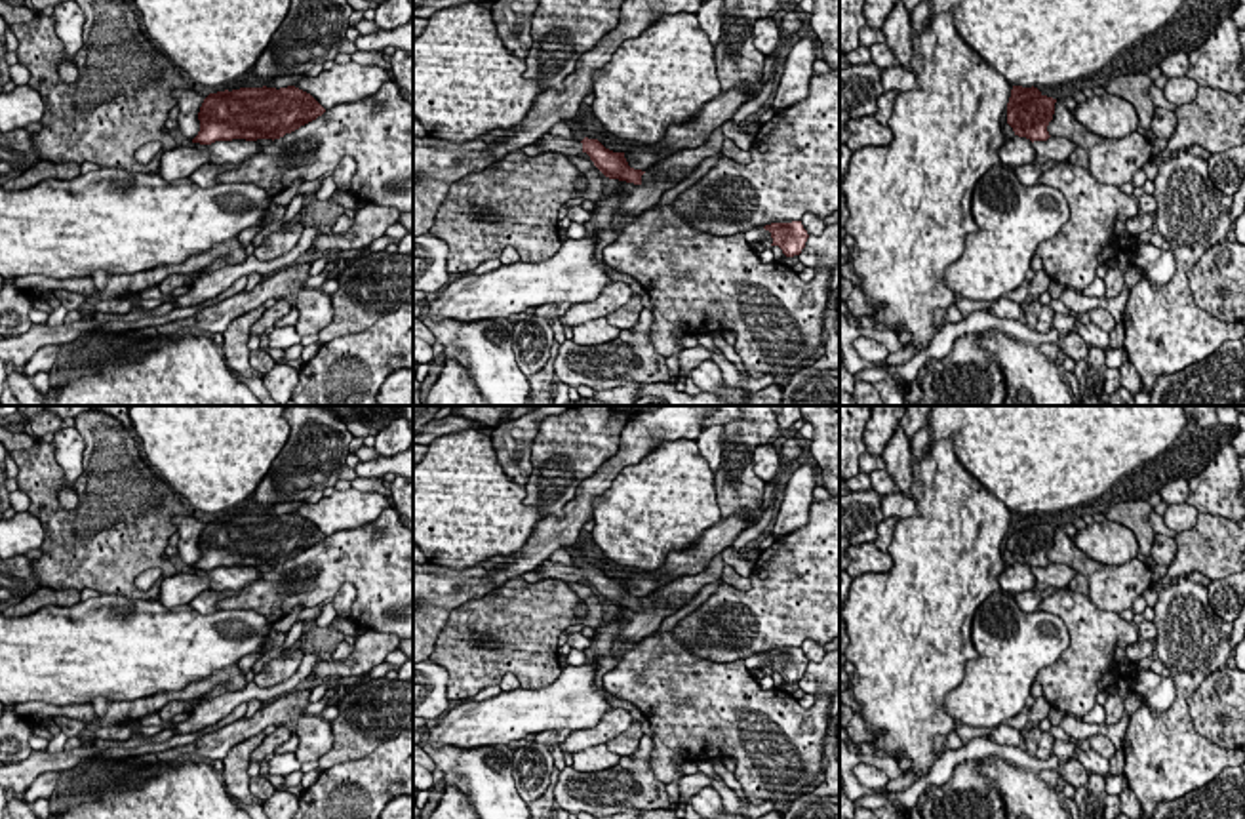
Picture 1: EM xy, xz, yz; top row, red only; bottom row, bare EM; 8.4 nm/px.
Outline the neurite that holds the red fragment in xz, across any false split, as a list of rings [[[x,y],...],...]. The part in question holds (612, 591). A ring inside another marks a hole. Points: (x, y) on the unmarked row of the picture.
[[[544,560],[535,571],[541,579],[560,579],[565,583],[581,583],[586,579],[594,592],[609,606],[642,611],[642,602],[645,600],[642,596],[630,594],[624,579],[613,579],[598,566],[584,564],[583,568],[577,568]]]

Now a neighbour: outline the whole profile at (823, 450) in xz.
[[[800,406],[800,410],[815,430],[807,457],[822,470],[819,482],[830,495],[840,495],[840,406]]]

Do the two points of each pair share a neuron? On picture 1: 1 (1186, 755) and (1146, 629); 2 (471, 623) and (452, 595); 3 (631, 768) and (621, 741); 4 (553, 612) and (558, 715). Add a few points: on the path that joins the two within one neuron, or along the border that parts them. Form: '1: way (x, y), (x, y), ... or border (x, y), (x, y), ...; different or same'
1: border (1152, 621), (1156, 629), (1154, 640); different
2: border (499, 585), (452, 610); different
3: border (644, 736), (631, 755), (621, 757); different
4: border (562, 671), (549, 684), (520, 688); different

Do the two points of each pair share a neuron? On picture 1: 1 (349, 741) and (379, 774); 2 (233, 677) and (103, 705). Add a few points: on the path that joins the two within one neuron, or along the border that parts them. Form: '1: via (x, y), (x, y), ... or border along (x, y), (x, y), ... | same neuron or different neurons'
1: border along (393, 738), (358, 759), (337, 762), (322, 772) | different neurons
2: via (200, 688), (136, 709) | same neuron

